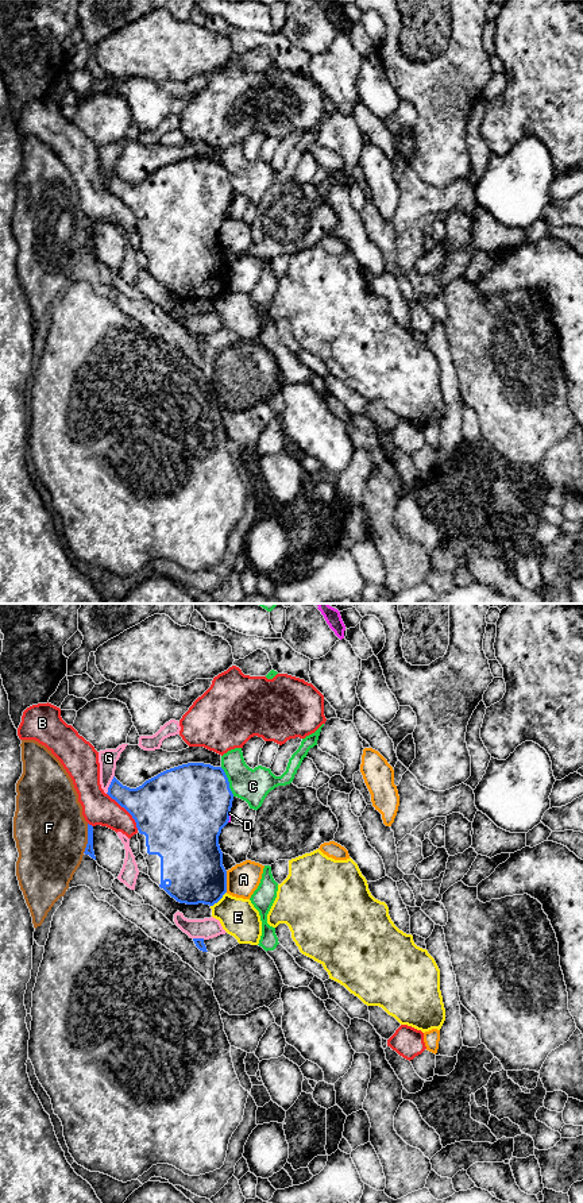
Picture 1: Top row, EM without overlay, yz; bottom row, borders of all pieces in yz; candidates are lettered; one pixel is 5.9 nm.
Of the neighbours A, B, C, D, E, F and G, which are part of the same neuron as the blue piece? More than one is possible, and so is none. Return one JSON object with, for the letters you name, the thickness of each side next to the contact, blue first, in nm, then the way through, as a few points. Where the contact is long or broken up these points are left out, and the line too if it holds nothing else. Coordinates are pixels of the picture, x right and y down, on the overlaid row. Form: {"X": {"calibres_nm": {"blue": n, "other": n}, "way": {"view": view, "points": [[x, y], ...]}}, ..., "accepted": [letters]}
{"accepted": []}

